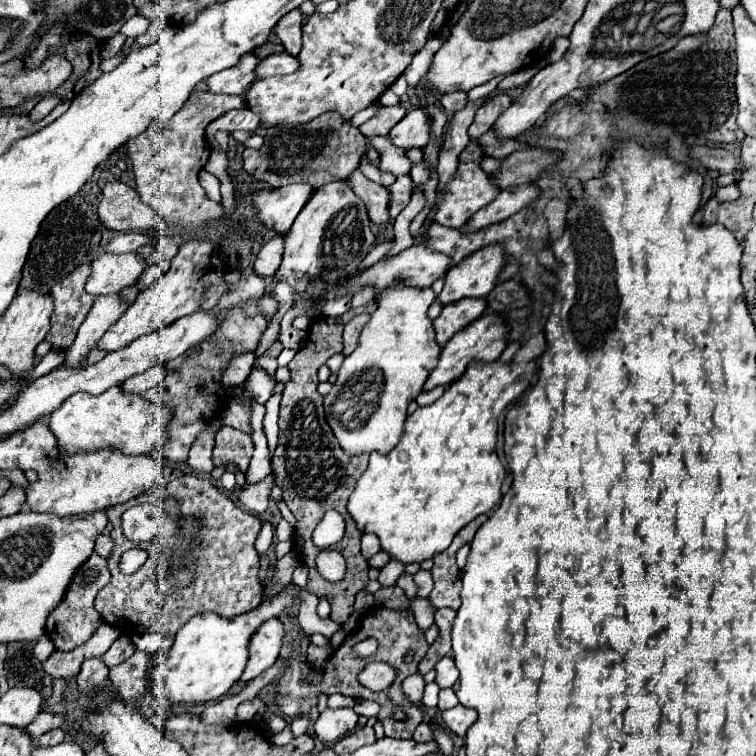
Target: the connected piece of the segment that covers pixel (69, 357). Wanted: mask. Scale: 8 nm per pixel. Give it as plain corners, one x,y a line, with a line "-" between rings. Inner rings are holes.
120,294
96,296
86,320
82,322
82,326
78,330
78,336
72,344
72,348
66,350
66,364
80,366
84,362
86,354
102,338
102,334
128,310
128,306
130,304
126,304

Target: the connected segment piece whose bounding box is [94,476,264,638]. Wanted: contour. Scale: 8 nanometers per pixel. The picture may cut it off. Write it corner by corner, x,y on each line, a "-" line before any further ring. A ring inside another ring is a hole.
182,476
182,478
176,478
176,482
170,482
170,488
174,488
174,498
182,504
182,508
186,508
186,514
194,514
194,516
202,514
200,516
202,518
202,530
200,530
202,546
194,548
194,556
196,556
194,560
198,560
196,572
194,572
196,580
192,586
182,588
174,594
166,594
156,586
158,572
154,568
162,556
162,550
158,550
158,546
160,544
164,546
166,542
152,540
152,542
136,544
136,542
126,540
126,536
122,534
120,516
126,508
134,506
134,500
106,510
106,516
114,526
110,536
116,542
114,554
108,560
112,580
98,592
98,596
94,600
94,608
100,612
104,622
114,624
126,636
160,632
166,638
174,638
178,628
182,628
182,624
186,624
186,620
190,620
196,614
216,612
220,616
234,618
234,616
240,616
242,612
254,610
262,600
264,586
258,580
260,562
258,562
258,552
254,548
254,540
262,528
260,518
240,510
228,496
218,492
208,480
202,480
202,478
-
132,548
146,550
148,560
134,574
124,576
118,568
120,554
126,550
132,550

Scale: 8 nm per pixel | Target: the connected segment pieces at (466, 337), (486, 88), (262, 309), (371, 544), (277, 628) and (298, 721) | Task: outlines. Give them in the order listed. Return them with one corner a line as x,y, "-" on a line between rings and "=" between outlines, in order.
486,314
478,320
474,320
466,330
452,336
448,340
448,344
442,348
436,368
432,370
432,374
428,376
428,380
422,386
424,392
432,390
436,386
450,386
452,382
456,382
466,372
470,362
492,362
492,360
496,360
502,354
502,350
506,348
506,336
508,336
508,326
504,324
504,318
500,314
=
499,76
498,78
494,78
485,84
474,87
467,93
468,100
474,101
477,100
478,98
488,96
496,89
498,82
500,82
500,80
502,80
502,78
504,77
505,76
=
262,296
256,302
246,302
244,304
244,312
246,314
264,314
264,316
272,316
278,310
278,302
272,296
=
364,533
361,538
361,552
369,560
373,555
380,551
380,541
375,534
=
278,618
266,620
266,624
260,624
258,632
254,632
254,638
248,644
248,664
240,676
240,682
248,682
262,674
266,668
270,668
284,642
284,626
=
300,716
298,718
295,718
291,723
293,737
297,738
300,735
304,734
311,724
312,723
310,722
308,716

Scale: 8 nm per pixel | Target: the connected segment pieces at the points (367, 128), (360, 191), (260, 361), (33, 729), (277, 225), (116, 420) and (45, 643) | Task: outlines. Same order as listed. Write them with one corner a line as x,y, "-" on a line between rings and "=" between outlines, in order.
378,106
378,112
368,120
364,122
358,130
364,134
364,136
386,136
388,130
402,120
402,116
406,114
406,108
402,106
=
358,168
346,178
346,184
350,184
354,194
364,200
368,216
374,224
388,222
388,196
390,194
384,186
370,182
=
274,342
264,354
260,354
258,358
256,358
256,362
254,362
254,366
258,366
258,368
262,368
262,370
266,370
270,376
274,376
274,372
276,372
276,368
278,368
278,364
276,364
276,358
278,358
278,354
282,352
282,344
280,342
=
40,712
38,718
26,726
26,732
30,734
32,742
38,742
38,736
42,736
44,732
48,732
52,728
60,728
62,722
64,722
64,718
54,712
=
290,184
270,192
254,192
250,196
258,210
258,218
278,234
286,234
312,194
314,188
308,184
=
118,384
98,396
72,394
58,410
50,414
48,424
66,454
100,448
118,448
124,454
148,454
164,438
170,416
174,416
170,406
148,402
140,394
126,394
=
40,636
38,642
36,642
36,646
34,646
34,654
36,654
36,658
42,662
42,660
46,660
52,652
54,652
54,644
52,644
52,640
50,640
48,636

